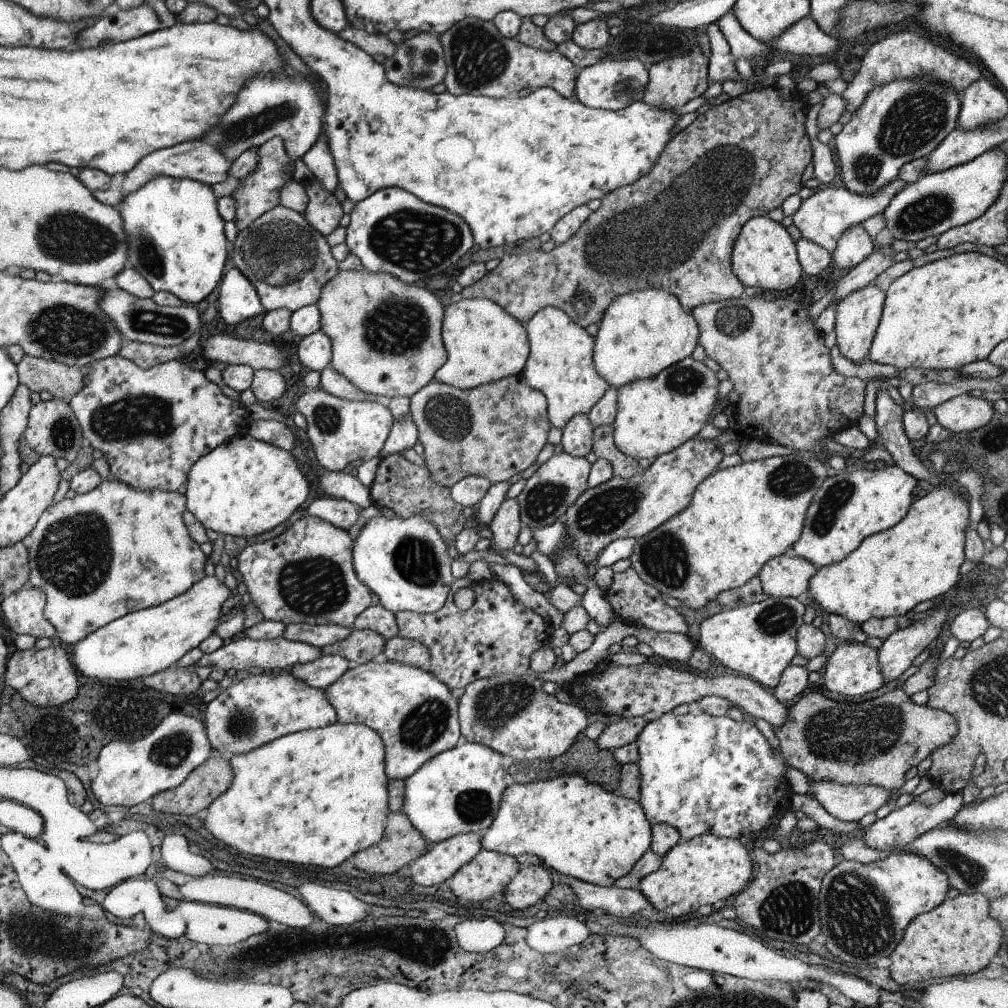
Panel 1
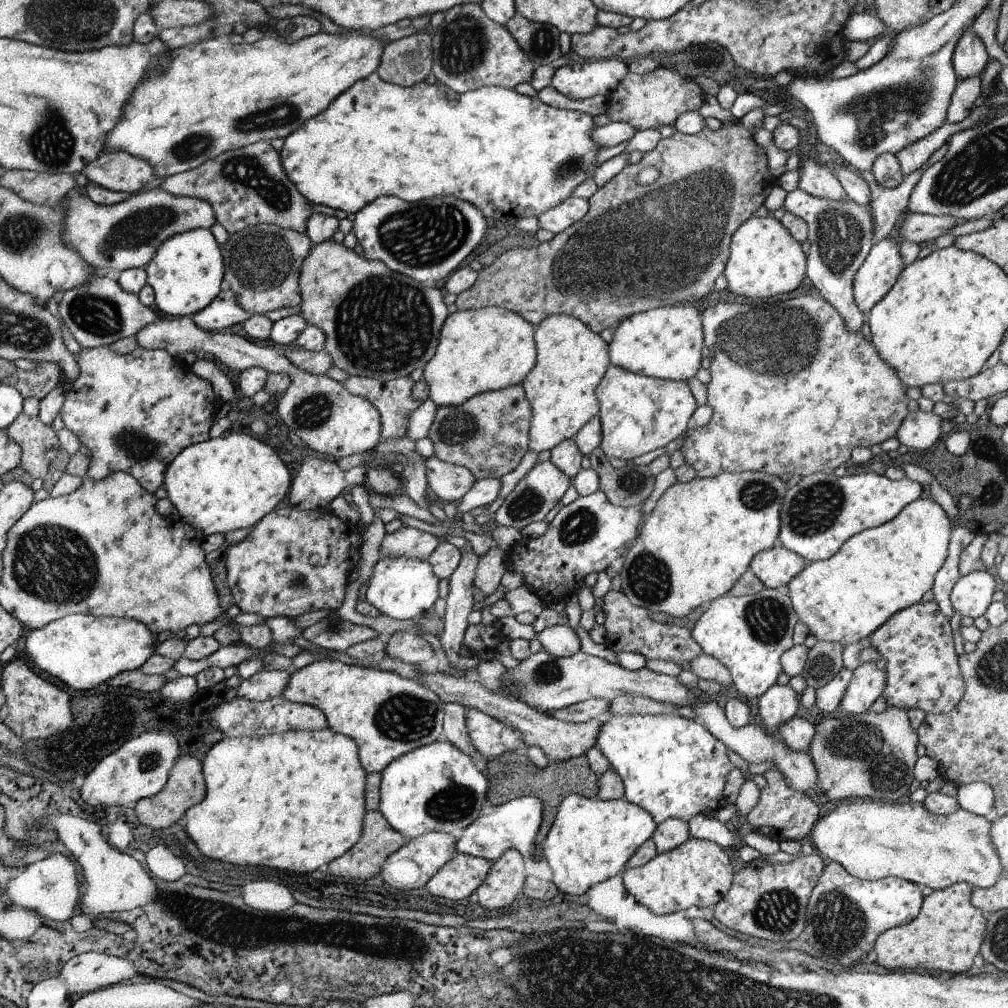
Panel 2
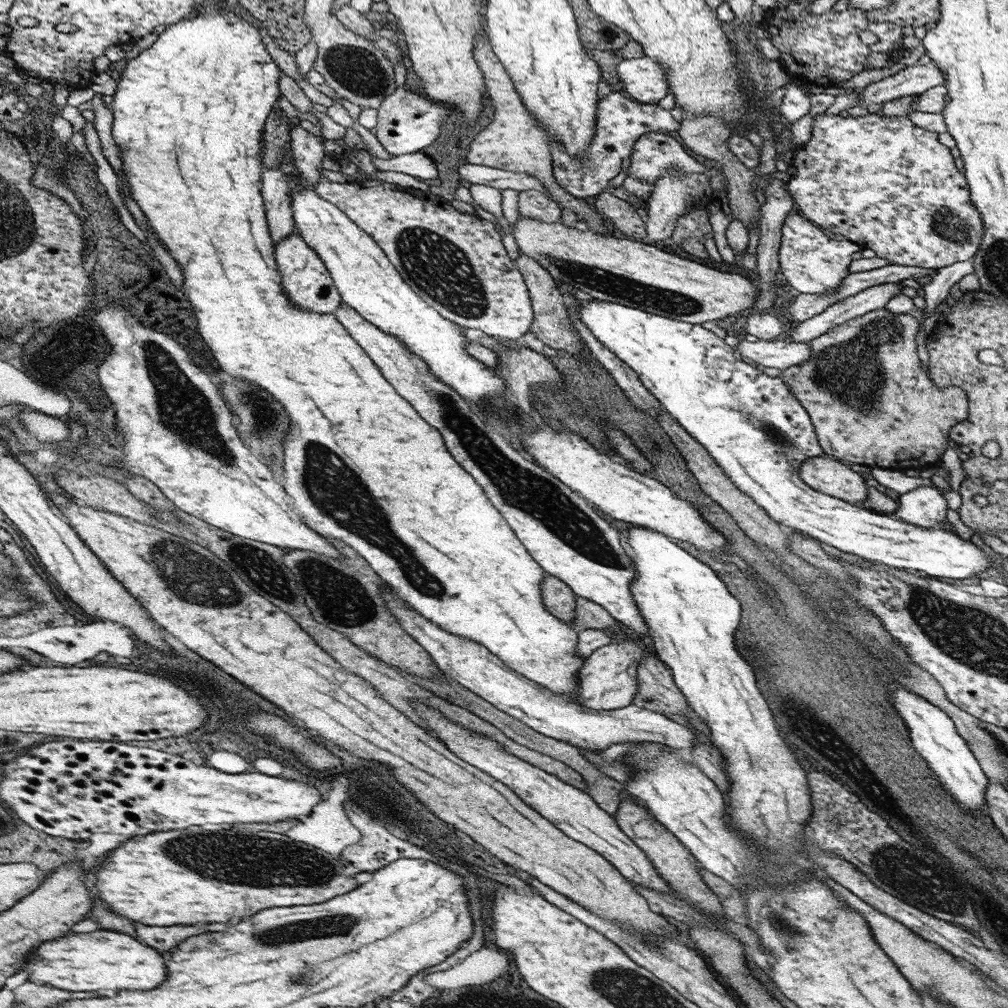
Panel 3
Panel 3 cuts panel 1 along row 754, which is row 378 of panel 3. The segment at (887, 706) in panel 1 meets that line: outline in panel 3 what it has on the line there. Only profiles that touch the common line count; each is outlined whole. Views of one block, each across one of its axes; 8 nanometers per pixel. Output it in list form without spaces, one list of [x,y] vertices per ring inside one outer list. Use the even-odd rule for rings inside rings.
[[[882,307],[880,310],[876,309],[874,312],[870,312],[870,314],[863,314],[853,318],[851,321],[835,326],[827,330],[821,337],[812,339],[808,342],[811,346],[811,359],[808,365],[792,366],[781,371],[781,377],[790,387],[792,396],[808,411],[812,426],[814,426],[814,432],[816,432],[825,456],[846,464],[852,463],[865,465],[868,468],[884,468],[903,472],[906,472],[908,469],[920,469],[927,472],[934,466],[939,466],[942,454],[948,449],[947,444],[952,428],[968,418],[968,397],[966,397],[966,393],[960,387],[940,389],[931,381],[931,377],[928,377],[926,371],[922,369],[921,360],[918,357],[917,332],[919,332],[919,320],[914,318],[913,314],[896,316],[896,313],[892,312],[890,314],[886,307]]]

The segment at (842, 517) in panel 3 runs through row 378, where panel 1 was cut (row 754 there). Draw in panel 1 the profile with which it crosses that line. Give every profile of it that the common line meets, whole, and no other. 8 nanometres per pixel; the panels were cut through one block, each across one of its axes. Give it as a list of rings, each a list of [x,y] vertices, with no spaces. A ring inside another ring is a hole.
[[[692,708],[687,714],[677,716],[673,713],[666,713],[659,719],[650,721],[634,743],[637,744],[639,750],[637,763],[641,772],[640,798],[638,801],[644,809],[648,822],[651,825],[664,823],[673,826],[684,841],[692,840],[694,837],[703,834],[711,834],[739,840],[746,847],[762,837],[764,830],[768,830],[768,828],[775,828],[776,830],[784,815],[790,811],[790,794],[792,792],[789,790],[789,780],[785,777],[786,772],[788,772],[788,764],[780,750],[774,750],[769,745],[768,739],[757,729],[757,726],[749,717],[738,721],[730,718],[727,714],[715,717],[704,711],[697,711],[696,708]]]

